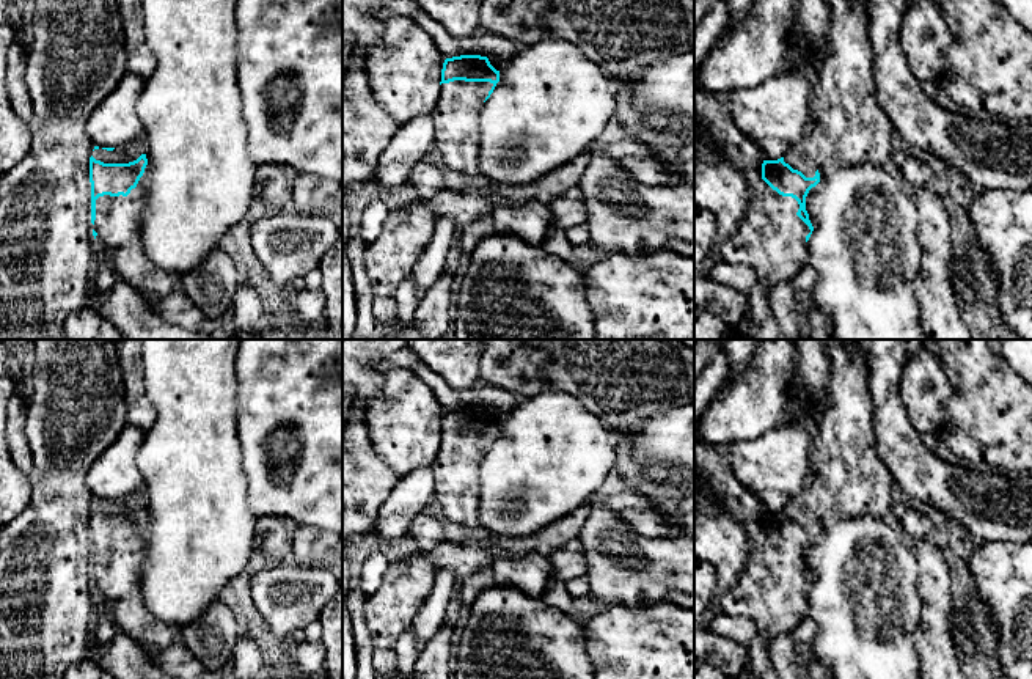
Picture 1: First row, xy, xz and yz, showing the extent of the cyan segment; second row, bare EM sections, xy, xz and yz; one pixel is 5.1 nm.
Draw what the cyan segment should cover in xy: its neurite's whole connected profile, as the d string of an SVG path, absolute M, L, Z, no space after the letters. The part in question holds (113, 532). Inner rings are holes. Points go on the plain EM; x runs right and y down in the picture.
M94 498L90 509L91 575L116 630L154 655L179 640L176 626L163 624L145 604L141 561L148 541L146 506Z

